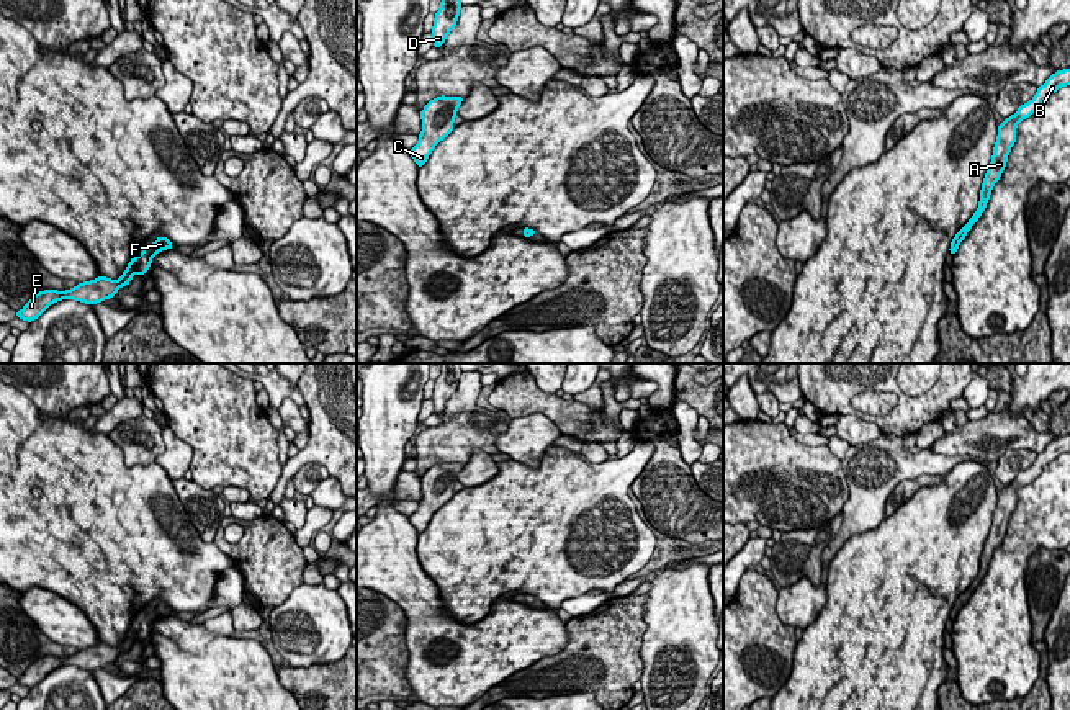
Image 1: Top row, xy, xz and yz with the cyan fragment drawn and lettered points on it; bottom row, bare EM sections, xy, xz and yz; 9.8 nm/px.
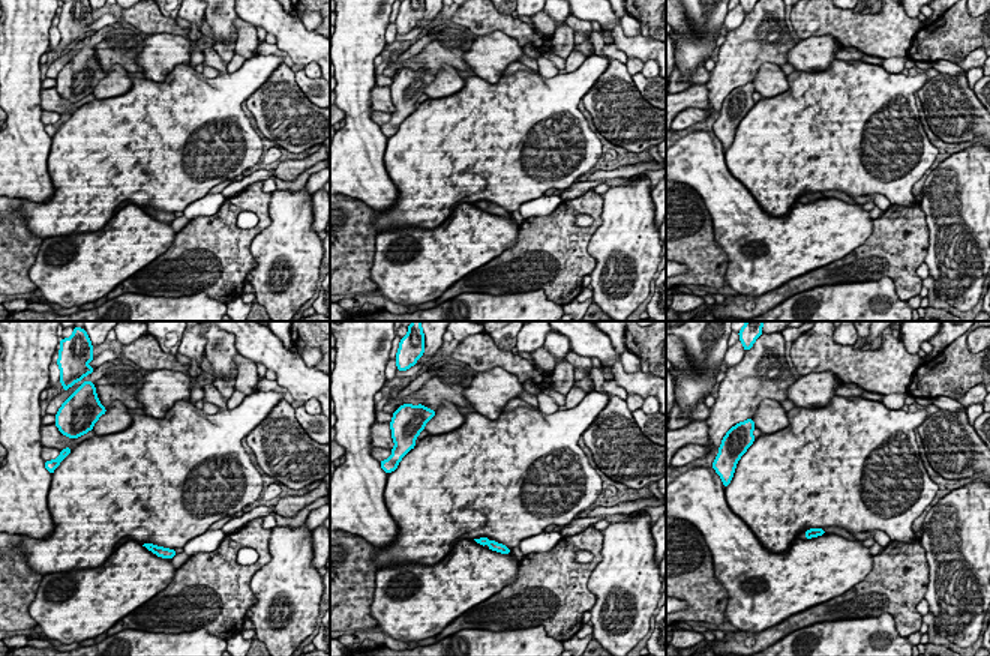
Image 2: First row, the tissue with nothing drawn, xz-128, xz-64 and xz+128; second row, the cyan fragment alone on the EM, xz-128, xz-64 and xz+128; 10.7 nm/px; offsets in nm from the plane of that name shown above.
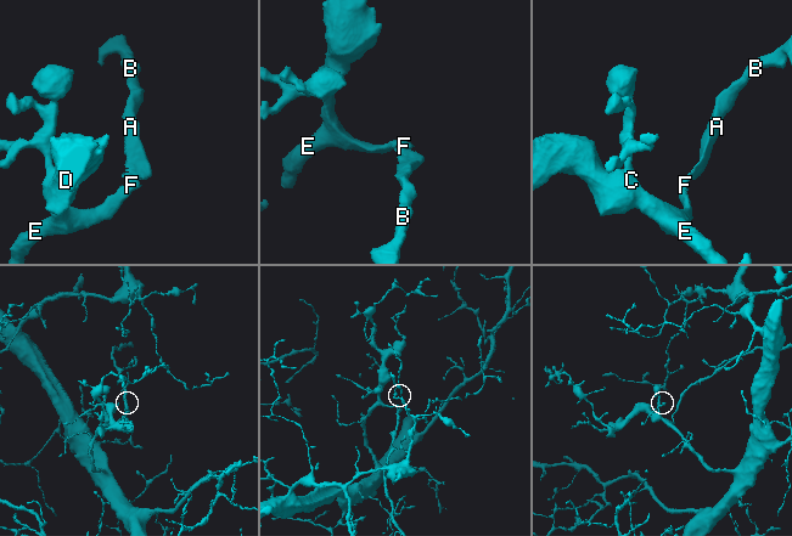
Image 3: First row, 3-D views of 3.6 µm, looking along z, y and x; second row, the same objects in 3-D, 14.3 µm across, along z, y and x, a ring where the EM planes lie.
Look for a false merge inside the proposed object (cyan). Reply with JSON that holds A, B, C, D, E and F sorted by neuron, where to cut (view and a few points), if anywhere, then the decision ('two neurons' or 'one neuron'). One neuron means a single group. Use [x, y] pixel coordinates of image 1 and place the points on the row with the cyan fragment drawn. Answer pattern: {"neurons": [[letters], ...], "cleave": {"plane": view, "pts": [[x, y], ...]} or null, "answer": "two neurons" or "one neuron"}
{"neurons": [["A", "B", "C", "D", "E", "F"]], "cleave": null, "answer": "one neuron"}

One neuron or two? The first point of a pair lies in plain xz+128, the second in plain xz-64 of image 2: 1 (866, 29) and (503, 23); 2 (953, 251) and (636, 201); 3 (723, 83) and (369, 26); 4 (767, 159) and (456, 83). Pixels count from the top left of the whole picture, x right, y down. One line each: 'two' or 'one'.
1: one
2: one
3: two
4: two

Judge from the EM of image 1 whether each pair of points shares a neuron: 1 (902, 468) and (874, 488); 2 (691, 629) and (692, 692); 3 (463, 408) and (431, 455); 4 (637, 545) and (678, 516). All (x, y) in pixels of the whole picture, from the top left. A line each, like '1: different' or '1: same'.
1: same
2: same
3: same
4: different

